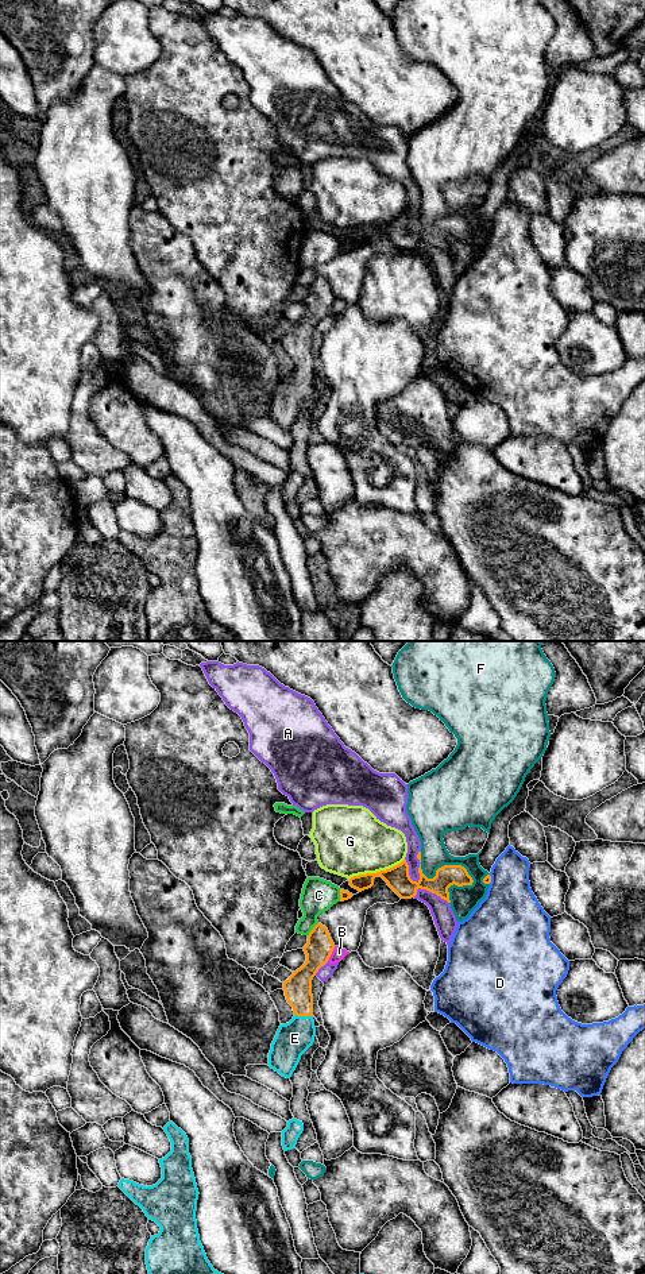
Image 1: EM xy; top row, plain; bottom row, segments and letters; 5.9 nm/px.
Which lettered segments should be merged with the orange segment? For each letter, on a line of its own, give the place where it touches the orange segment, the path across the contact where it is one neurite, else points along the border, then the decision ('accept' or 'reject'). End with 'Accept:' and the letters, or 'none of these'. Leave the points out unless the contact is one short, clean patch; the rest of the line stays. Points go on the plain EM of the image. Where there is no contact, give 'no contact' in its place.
A: contact xy (420, 219); reject
B: contact xy (331, 305); reject
C: contact xy (313, 281); reject
D: contact xy (490, 231); reject
E: contact xy (304, 367); way xy (297, 342), (304, 367), (301, 382), (294, 390); accept
F: contact xy (445, 217); reject
G: contact xy (377, 224); border xy (404, 211), (389, 220), (354, 227), (350, 231); reject
Accept: E

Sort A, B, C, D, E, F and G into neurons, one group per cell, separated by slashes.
A / B / C / D / E / F / G

